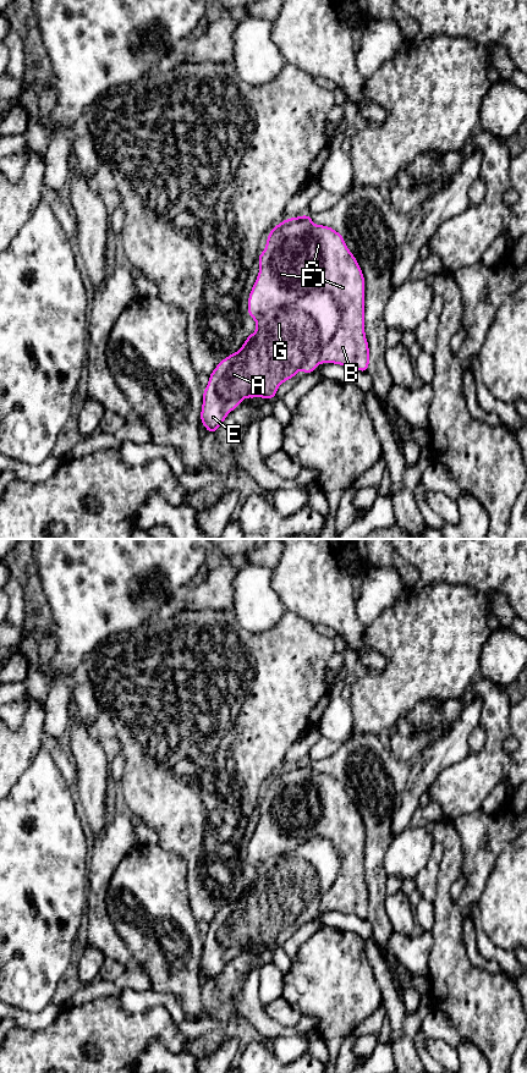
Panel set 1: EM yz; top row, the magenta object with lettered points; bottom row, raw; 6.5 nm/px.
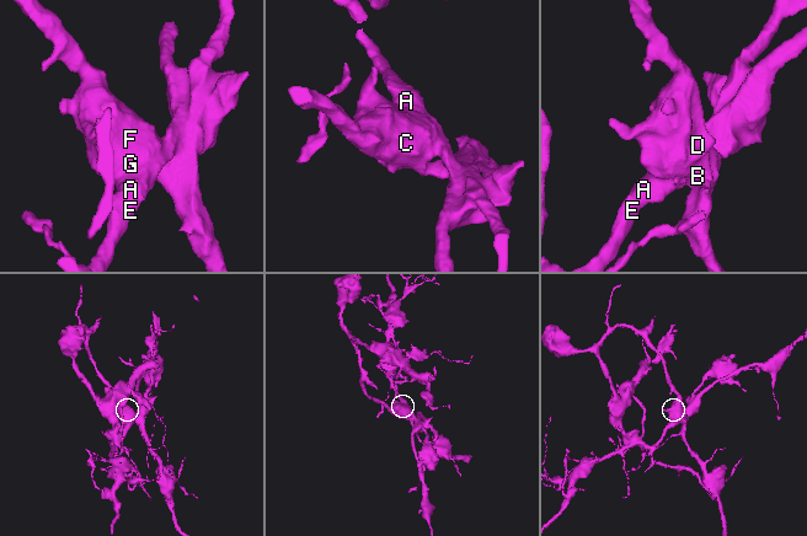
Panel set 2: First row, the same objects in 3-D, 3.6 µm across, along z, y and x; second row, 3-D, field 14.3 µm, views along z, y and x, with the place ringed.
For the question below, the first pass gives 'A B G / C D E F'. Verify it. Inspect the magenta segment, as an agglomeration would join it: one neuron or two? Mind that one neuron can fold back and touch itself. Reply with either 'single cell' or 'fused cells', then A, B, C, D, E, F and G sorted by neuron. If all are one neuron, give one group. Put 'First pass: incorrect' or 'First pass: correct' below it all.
fused cells; A E G / B C D F
First pass: incorrect

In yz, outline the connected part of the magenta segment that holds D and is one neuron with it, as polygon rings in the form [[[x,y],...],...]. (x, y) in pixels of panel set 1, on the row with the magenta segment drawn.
[[[307,214],[285,219],[270,230],[258,262],[259,274],[249,293],[247,308],[254,321],[311,291],[328,292],[340,307],[341,315],[333,339],[324,347],[322,362],[367,372],[369,347],[364,332],[364,276],[344,237],[329,226],[314,225]]]

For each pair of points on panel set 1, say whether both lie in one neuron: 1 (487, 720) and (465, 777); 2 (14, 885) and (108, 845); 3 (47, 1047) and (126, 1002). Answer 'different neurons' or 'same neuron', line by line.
1: same neuron
2: different neurons
3: different neurons

